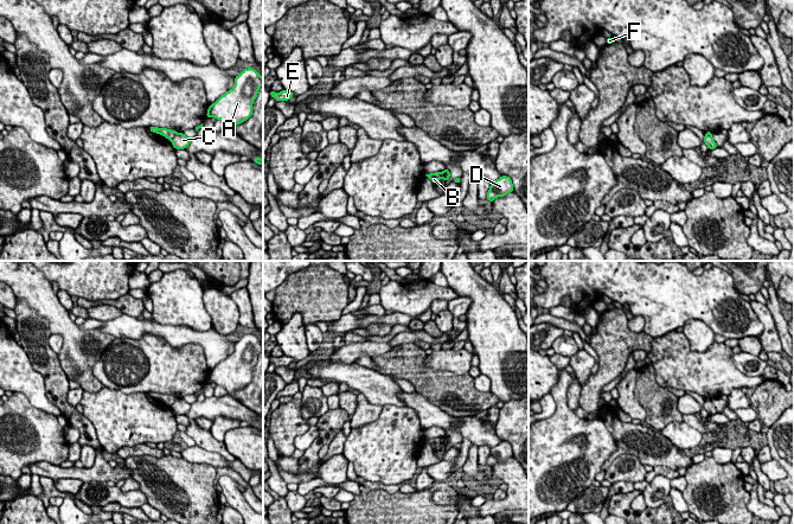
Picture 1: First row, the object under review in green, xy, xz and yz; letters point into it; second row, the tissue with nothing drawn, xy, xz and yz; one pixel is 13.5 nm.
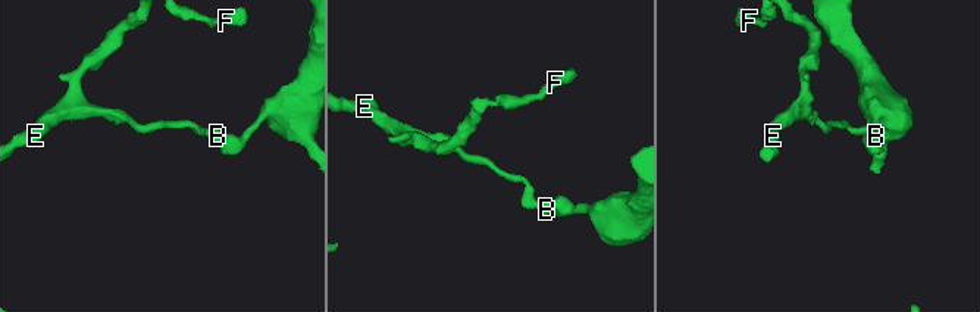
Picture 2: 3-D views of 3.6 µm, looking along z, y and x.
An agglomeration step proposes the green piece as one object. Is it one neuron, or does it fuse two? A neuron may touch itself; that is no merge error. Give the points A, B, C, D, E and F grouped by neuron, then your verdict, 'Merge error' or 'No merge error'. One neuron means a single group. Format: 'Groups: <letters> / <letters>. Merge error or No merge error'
Groups: A C D / B E F. Merge error

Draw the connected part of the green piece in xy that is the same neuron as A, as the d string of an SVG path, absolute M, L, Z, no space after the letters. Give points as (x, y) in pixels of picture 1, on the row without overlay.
M248 333L233 347L233 353L210 370L206 379L206 383L213 382L225 388L230 396L251 382L252 369L263 351L263 343L255 334Z

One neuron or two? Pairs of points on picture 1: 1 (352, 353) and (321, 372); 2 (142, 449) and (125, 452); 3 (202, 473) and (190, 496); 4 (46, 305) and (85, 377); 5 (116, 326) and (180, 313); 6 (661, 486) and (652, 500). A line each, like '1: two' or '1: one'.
1: two
2: one
3: one
4: one
5: two
6: one

